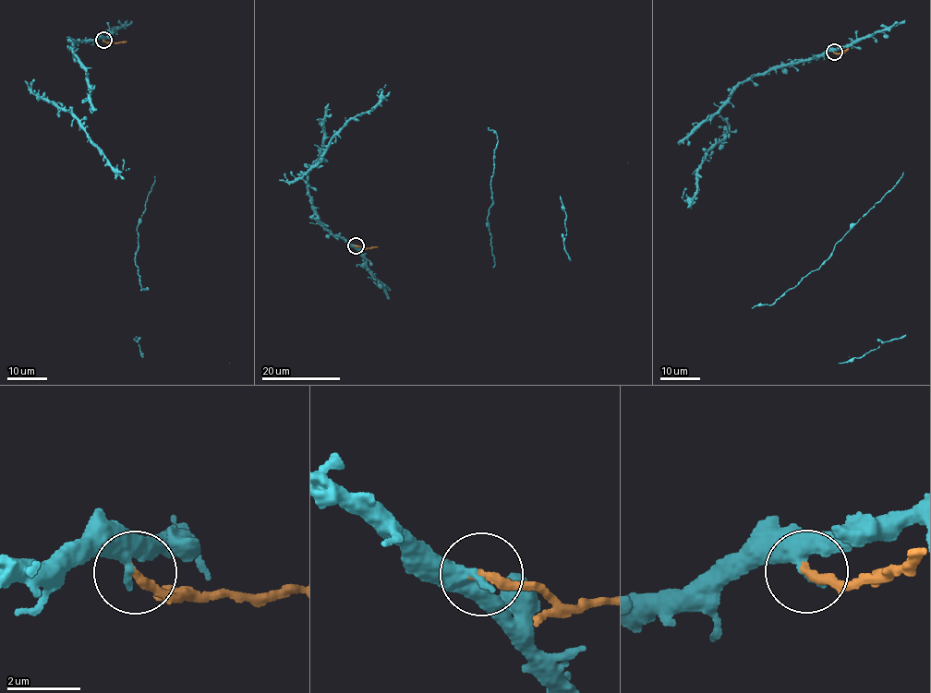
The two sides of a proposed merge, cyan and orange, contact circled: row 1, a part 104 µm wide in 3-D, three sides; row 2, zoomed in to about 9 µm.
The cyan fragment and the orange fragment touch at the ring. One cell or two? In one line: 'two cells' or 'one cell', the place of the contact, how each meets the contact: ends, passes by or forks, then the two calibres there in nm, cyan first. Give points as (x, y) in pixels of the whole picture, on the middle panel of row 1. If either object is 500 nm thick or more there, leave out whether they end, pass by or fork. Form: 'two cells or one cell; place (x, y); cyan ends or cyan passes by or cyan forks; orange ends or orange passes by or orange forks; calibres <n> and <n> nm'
two cells; place (356, 245); cyan passes by; orange ends; calibres 320 and 240 nm

